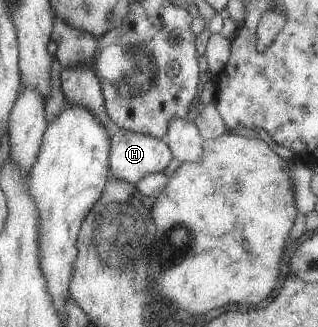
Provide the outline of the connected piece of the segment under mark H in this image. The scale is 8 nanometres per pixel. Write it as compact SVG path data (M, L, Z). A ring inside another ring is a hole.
M114 130L111 138L112 175L136 185L150 173L162 173L172 162L173 150L163 139L152 135Z

